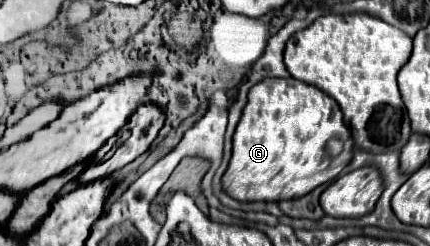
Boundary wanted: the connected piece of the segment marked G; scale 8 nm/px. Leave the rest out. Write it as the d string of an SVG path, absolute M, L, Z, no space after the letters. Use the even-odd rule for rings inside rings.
M295 78L263 80L255 84L255 88L251 88L249 102L233 134L233 156L223 176L223 190L231 198L241 202L295 200L309 194L321 184L329 184L337 180L343 168L351 162L353 150L355 150L355 142L351 138L351 130L345 126L339 104L331 96ZM335 138L343 142L343 150L337 156L327 148L327 144Z

